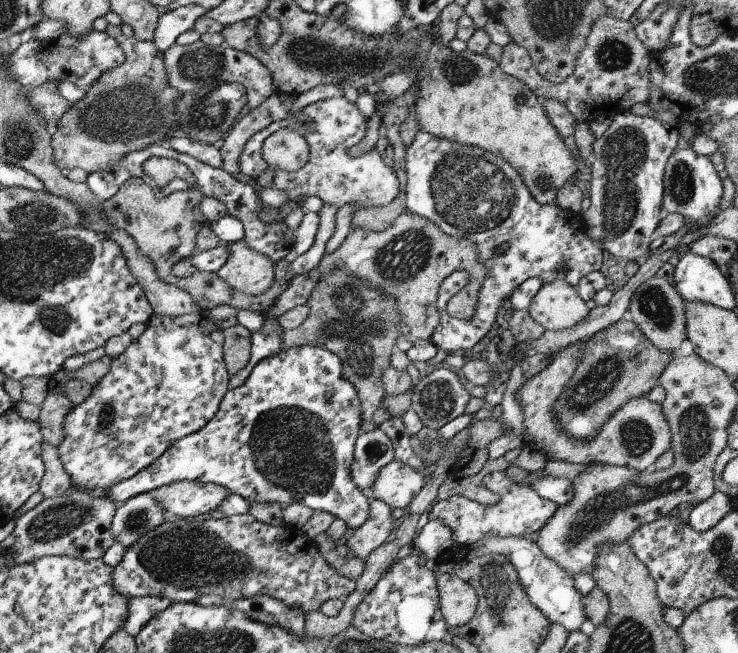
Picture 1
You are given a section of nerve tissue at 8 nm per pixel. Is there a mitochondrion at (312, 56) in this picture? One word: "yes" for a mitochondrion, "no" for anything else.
yes

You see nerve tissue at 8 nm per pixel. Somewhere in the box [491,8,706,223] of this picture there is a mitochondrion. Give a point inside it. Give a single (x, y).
(612, 54)

